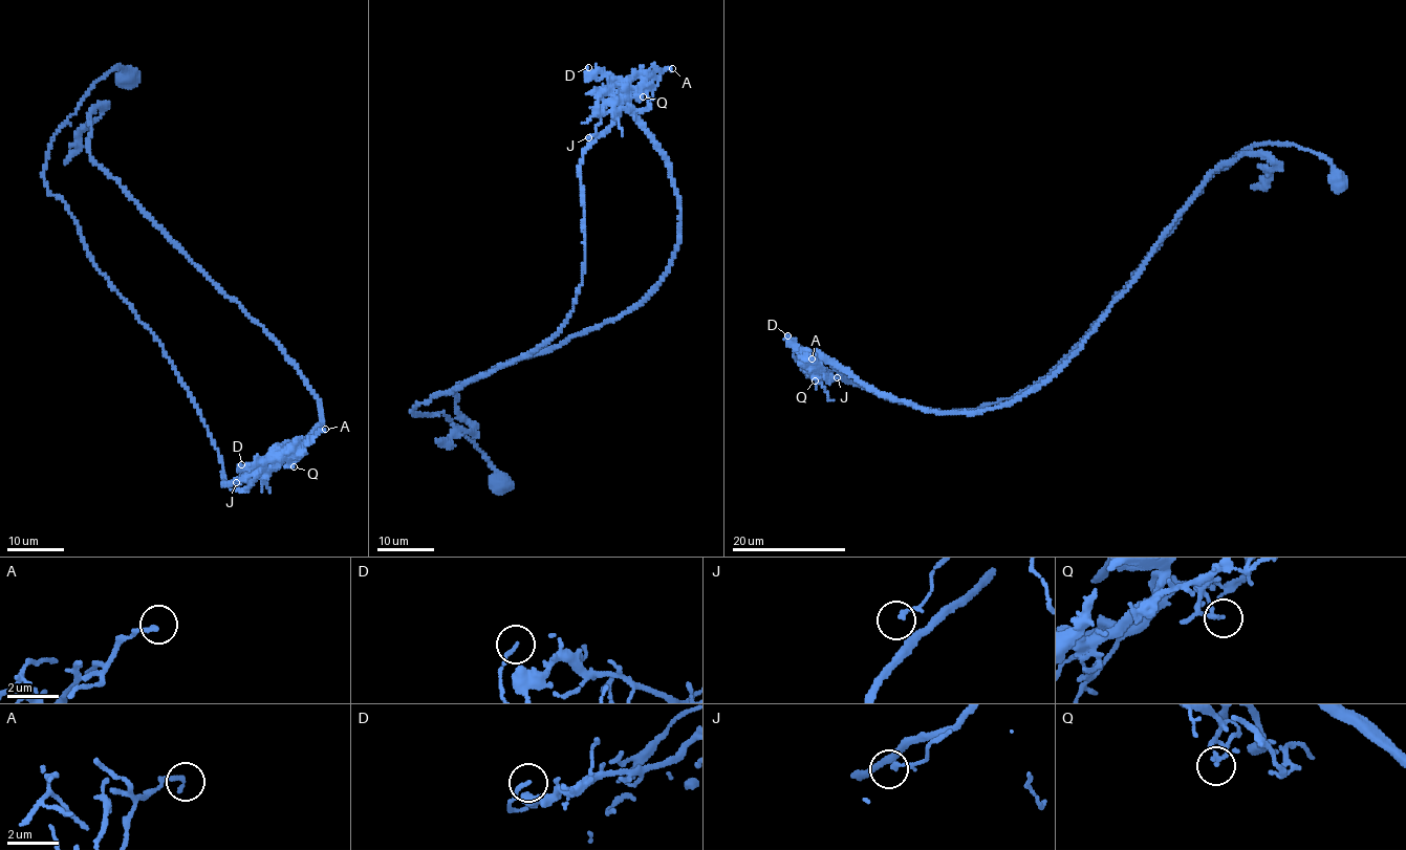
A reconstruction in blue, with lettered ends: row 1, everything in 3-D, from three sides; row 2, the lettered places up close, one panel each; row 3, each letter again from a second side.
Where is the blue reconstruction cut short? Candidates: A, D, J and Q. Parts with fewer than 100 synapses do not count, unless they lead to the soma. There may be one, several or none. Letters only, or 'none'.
none

